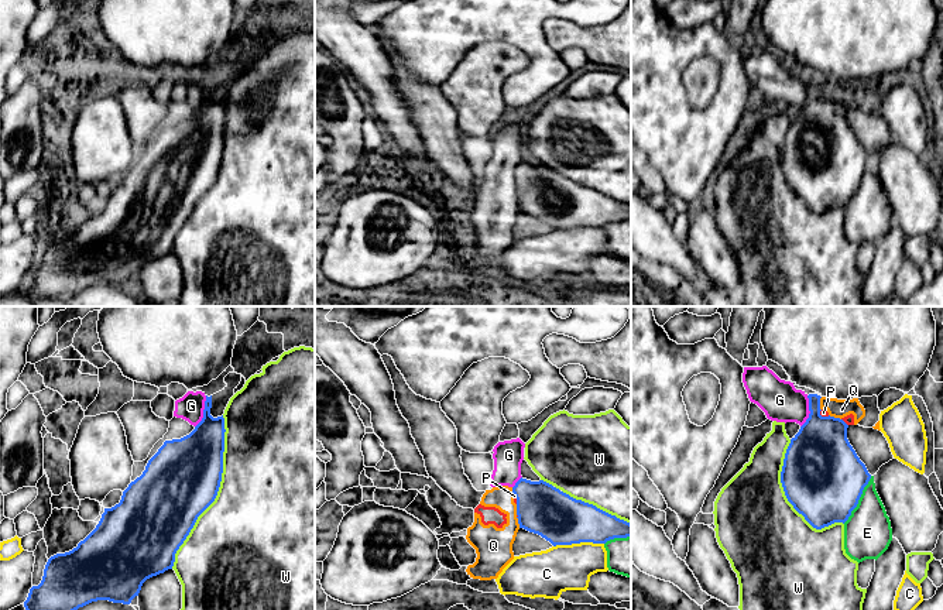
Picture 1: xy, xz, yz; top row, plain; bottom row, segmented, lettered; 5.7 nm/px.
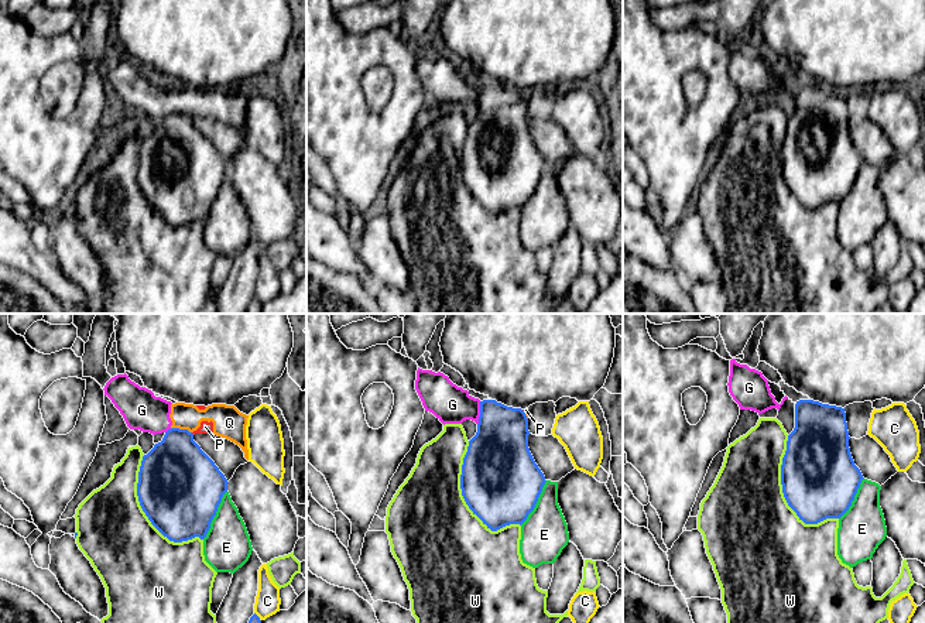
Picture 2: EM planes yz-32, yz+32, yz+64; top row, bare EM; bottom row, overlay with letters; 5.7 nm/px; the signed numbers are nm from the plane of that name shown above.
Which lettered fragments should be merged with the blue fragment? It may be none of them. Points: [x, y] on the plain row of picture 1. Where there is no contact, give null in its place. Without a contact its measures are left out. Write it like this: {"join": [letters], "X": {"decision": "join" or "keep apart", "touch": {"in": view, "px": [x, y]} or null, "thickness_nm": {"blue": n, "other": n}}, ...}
{"join": [], "C": {"decision": "keep apart", "touch": {"in": "xz", "px": [578, 226]}, "thickness_nm": {"blue": 280, "other": 260}}, "E": {"decision": "keep apart", "touch": {"in": "yz", "px": [859, 182]}, "thickness_nm": {"blue": 460, "other": 280}}, "G": {"decision": "keep apart", "touch": {"in": "xy", "px": [203, 95]}, "thickness_nm": {"blue": 280, "other": 150}}, "P": {"decision": "keep apart", "touch": {"in": "yz", "px": [823, 100]}, "thickness_nm": {"blue": 400, "other": 50}}, "Q": {"decision": "keep apart", "touch": {"in": "yz", "px": [819, 88]}, "thickness_nm": {"blue": 320, "other": 110}}, "W": {"decision": "keep apart", "touch": {"in": "xy", "px": [218, 174]}, "thickness_nm": {"blue": 420, "other": 500}}}

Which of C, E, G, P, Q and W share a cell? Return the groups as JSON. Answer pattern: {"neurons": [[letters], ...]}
{"neurons": [["C"], ["E"], ["G", "P", "Q"], ["W"]]}

